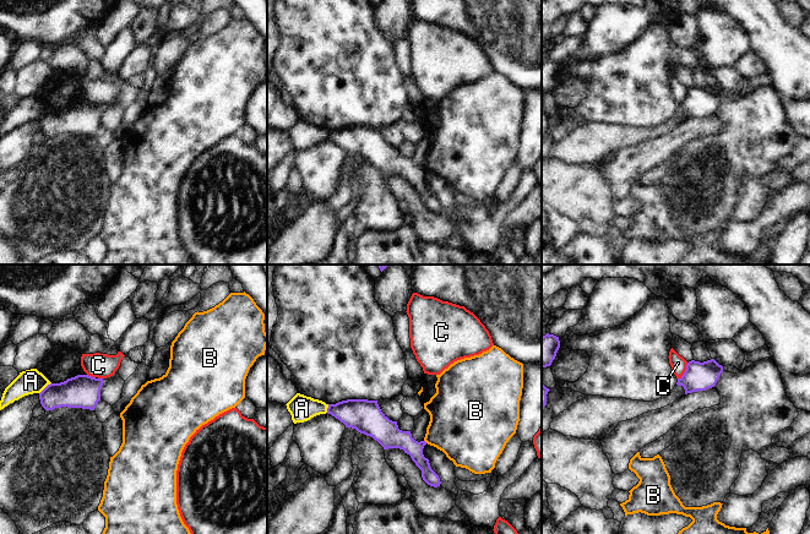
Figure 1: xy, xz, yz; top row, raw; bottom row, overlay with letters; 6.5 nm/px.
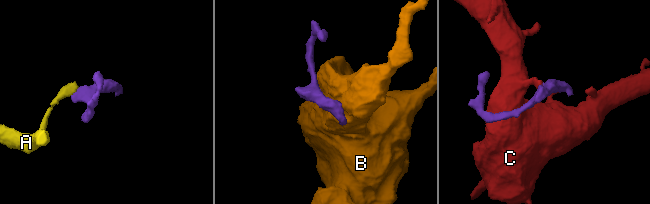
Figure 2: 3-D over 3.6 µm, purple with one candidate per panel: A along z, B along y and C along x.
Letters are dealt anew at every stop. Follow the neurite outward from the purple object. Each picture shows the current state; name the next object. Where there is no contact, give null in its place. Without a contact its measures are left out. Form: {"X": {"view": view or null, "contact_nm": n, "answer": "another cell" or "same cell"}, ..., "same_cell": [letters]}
{"A": {"view": "xy", "contact_nm": 110, "answer": "another cell"}, "B": {"view": null, "answer": "another cell"}, "C": {"view": "yz", "contact_nm": 130, "answer": "another cell"}, "same_cell": []}

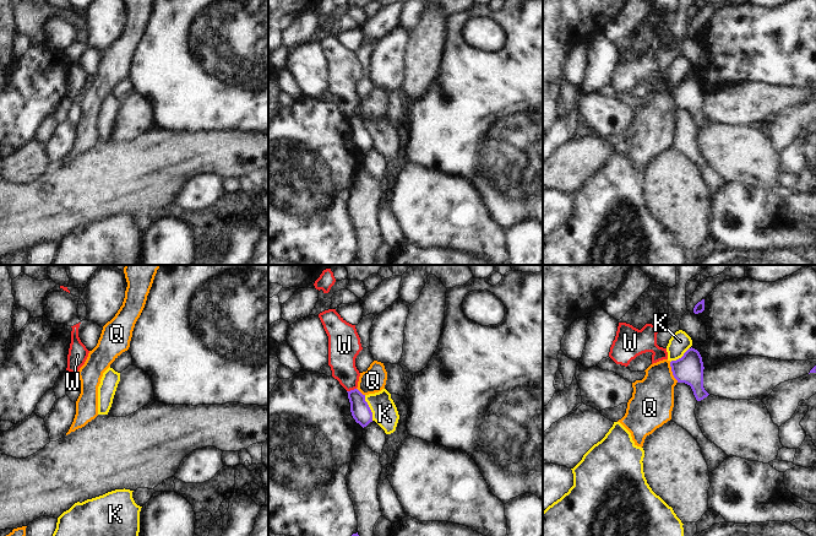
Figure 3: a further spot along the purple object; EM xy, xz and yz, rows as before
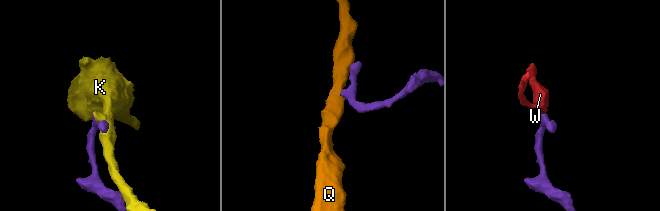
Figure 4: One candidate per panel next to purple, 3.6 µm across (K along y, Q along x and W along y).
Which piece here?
{"K": {"view": "xz", "contact_nm": 180, "answer": "another cell"}, "Q": {"view": "yz", "contact_nm": 150, "answer": "another cell"}, "W": {"view": "xz", "contact_nm": 70, "answer": "another cell"}, "same_cell": []}

